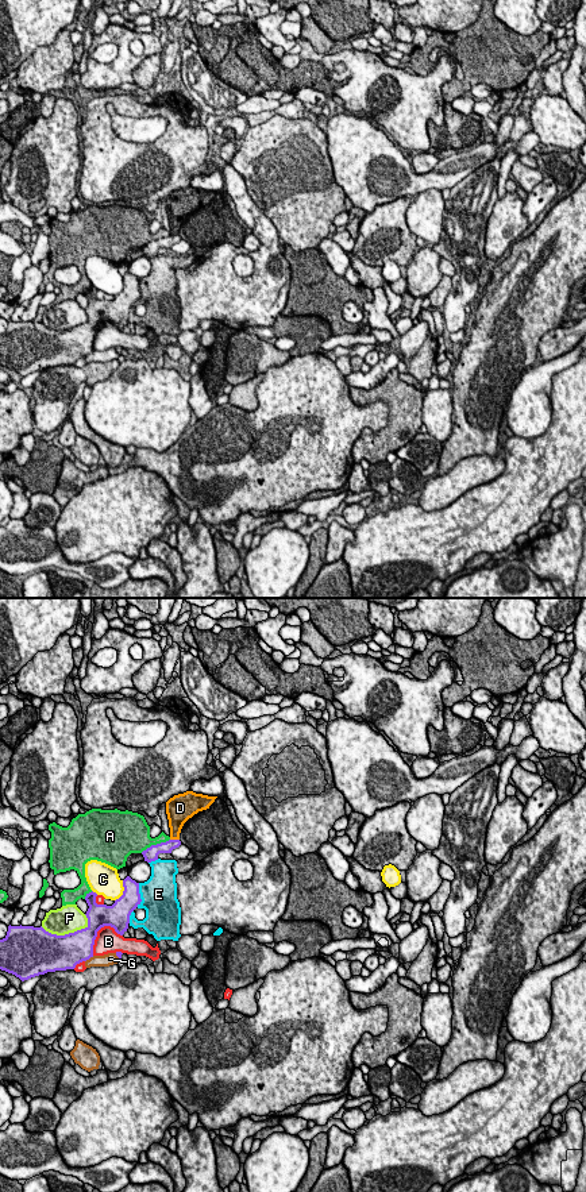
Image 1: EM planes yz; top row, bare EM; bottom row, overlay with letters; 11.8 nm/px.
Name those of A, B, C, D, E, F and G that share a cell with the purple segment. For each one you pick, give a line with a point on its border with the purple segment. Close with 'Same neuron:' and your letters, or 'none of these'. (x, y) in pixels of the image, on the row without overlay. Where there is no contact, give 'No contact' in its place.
Same neuron: none of these

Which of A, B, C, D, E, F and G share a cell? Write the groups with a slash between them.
A / B / C / D / E / F / G

